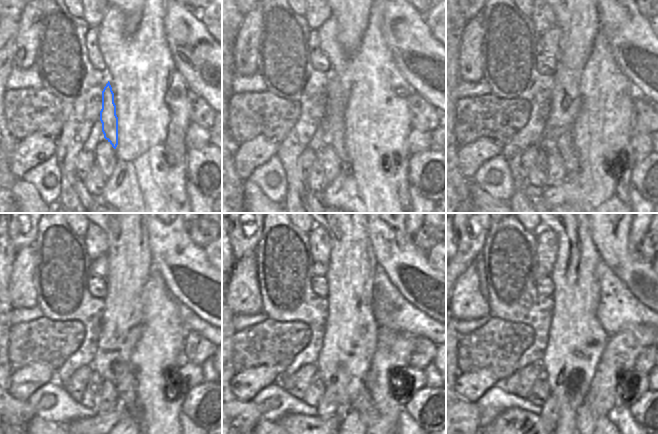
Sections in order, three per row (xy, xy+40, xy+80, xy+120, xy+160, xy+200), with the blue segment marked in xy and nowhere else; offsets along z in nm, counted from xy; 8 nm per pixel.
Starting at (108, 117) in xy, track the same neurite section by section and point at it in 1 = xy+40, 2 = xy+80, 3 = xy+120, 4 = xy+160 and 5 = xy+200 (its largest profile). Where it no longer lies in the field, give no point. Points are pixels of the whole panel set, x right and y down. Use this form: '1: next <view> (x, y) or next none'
1: next xy+40 (335, 139)
2: next xy+80 (565, 144)
3: next xy+120 (124, 379)
4: next xy+160 (358, 395)
5: next xy+200 (585, 401)

